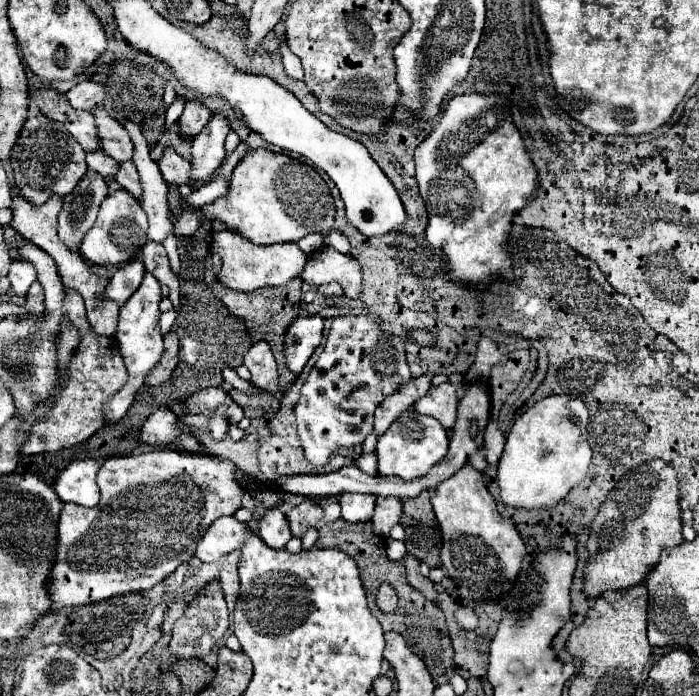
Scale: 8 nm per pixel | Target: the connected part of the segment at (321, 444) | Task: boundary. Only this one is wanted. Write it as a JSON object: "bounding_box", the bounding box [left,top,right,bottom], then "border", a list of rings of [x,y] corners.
{"bounding_box":[294,315,410,467],"border":[[[340,315],[332,319],[324,351],[310,371],[300,399],[294,407],[298,435],[306,459],[314,467],[326,465],[330,453],[342,445],[362,445],[374,425],[374,409],[394,393],[402,381],[410,379],[406,363],[406,341],[396,333],[384,331],[382,317]]]}

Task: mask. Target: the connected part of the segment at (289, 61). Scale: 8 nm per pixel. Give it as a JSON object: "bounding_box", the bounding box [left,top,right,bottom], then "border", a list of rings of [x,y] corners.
{"bounding_box":[280,43,304,79],"border":[[[286,43],[280,45],[280,53],[282,53],[282,63],[284,63],[284,69],[286,73],[292,77],[292,79],[304,79],[304,71],[302,69],[301,61],[288,49]]]}

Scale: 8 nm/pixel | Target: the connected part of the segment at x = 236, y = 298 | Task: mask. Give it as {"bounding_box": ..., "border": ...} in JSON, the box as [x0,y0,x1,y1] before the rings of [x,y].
{"bounding_box":[208,277,302,393],"border":[[[212,277],[212,281],[208,285],[212,289],[212,295],[216,299],[220,299],[234,317],[244,321],[252,343],[266,341],[270,345],[270,349],[272,349],[272,353],[276,357],[278,373],[280,373],[280,387],[278,387],[278,391],[284,393],[296,381],[296,375],[288,369],[288,365],[284,361],[284,333],[286,333],[288,325],[298,317],[300,303],[302,303],[302,291],[300,291],[302,283],[286,283],[282,287],[266,287],[266,289],[258,289],[254,293],[230,293],[230,289],[222,289],[222,285],[218,285],[214,281],[214,277]]]}

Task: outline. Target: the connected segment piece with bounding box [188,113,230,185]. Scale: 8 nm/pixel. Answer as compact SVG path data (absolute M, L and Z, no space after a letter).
M218 113L212 115L210 125L192 141L192 169L188 185L194 185L198 181L206 183L214 171L220 167L226 151L224 151L224 139L230 131L228 119Z

